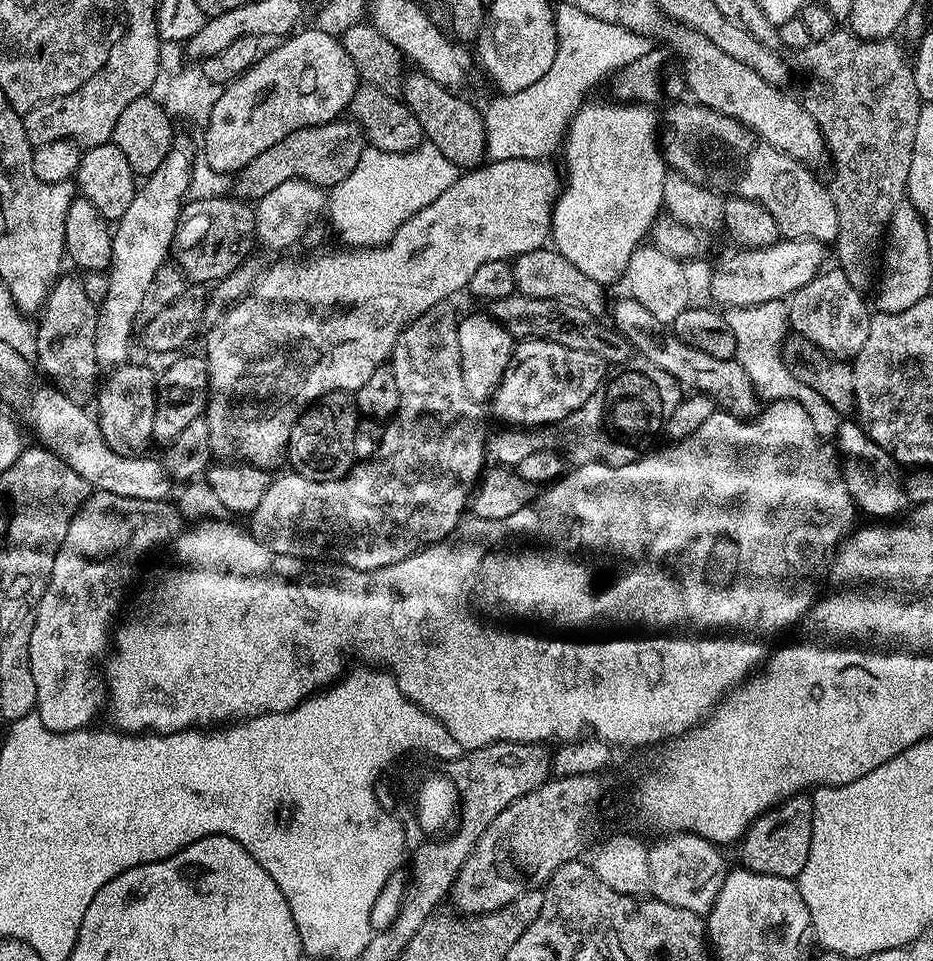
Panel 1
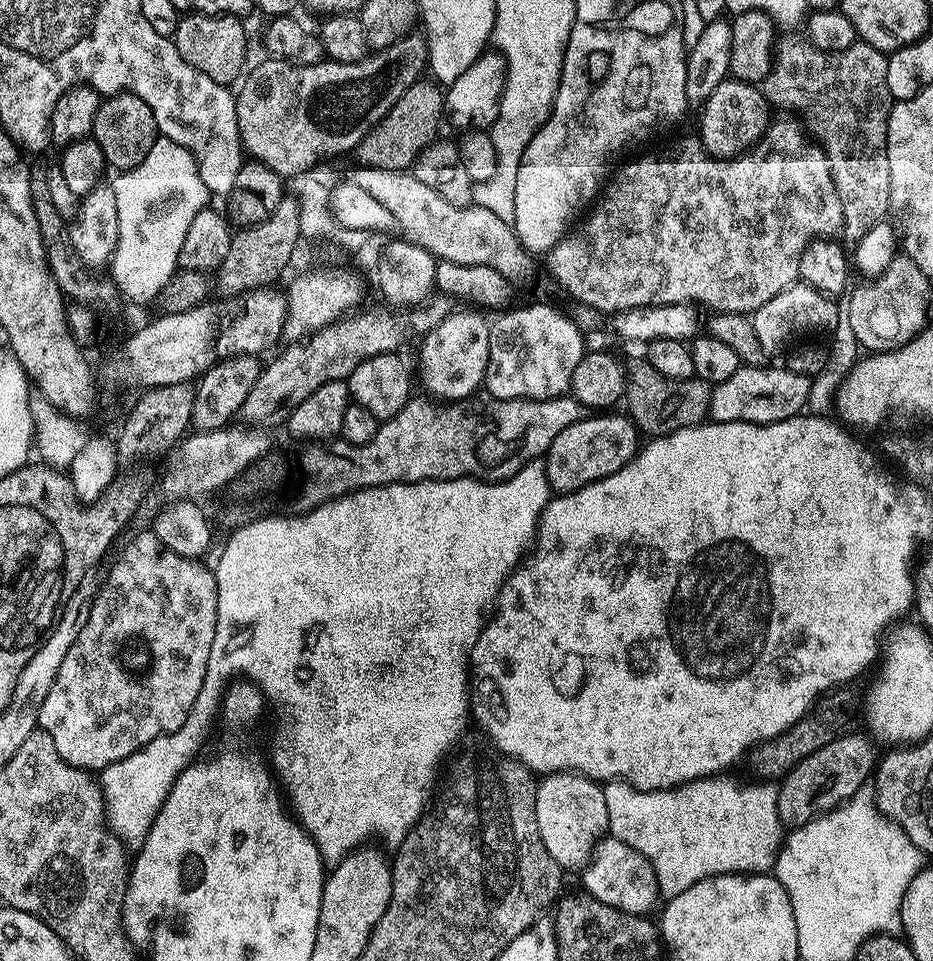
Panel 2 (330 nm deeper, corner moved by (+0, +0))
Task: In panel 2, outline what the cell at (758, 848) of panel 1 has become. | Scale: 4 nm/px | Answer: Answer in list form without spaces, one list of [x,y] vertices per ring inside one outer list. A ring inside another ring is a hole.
[[[842,734],[830,742],[830,746],[814,750],[810,758],[802,758],[802,762],[793,766],[779,781],[778,818],[785,829],[800,828],[806,822],[816,819],[818,814],[839,808],[844,801],[857,795],[867,780],[869,783],[878,763],[877,745],[867,735],[848,735]]]

